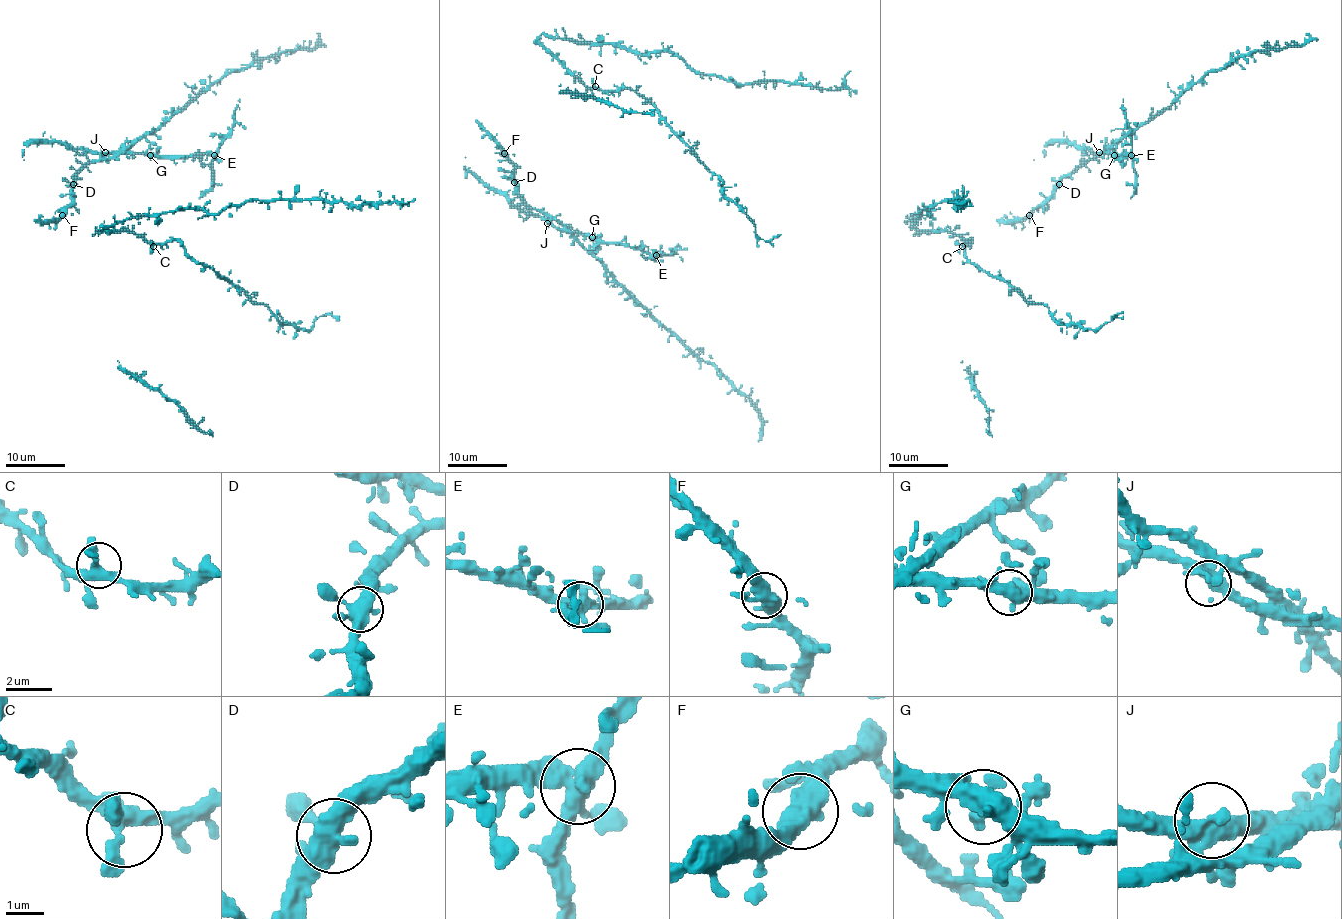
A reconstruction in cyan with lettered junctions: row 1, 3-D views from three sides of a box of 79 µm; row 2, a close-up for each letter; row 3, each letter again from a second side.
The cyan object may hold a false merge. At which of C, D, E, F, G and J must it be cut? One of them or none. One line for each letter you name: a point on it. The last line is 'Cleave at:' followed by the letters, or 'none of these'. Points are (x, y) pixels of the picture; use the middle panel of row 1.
E: place (656, 255)
Cleave at: E

